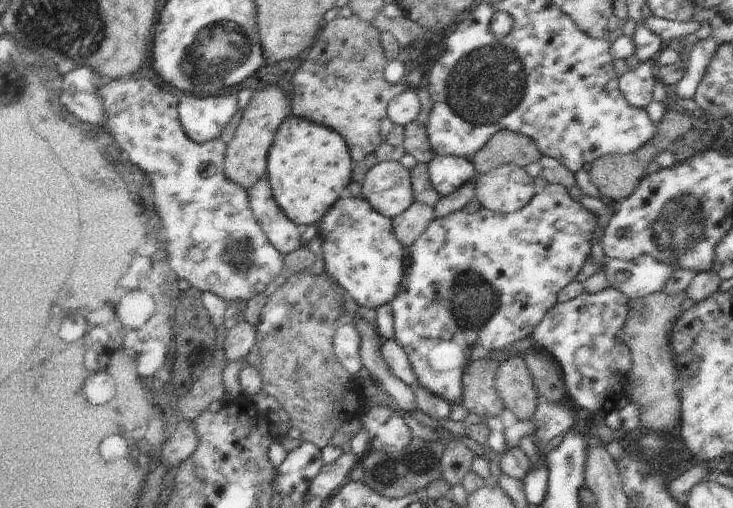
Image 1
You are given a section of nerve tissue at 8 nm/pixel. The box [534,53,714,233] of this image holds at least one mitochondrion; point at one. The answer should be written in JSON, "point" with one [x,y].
{"point":[685,147]}

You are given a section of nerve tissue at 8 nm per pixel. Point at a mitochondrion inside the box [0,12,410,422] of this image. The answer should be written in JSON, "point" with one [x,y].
{"point":[219,45]}

